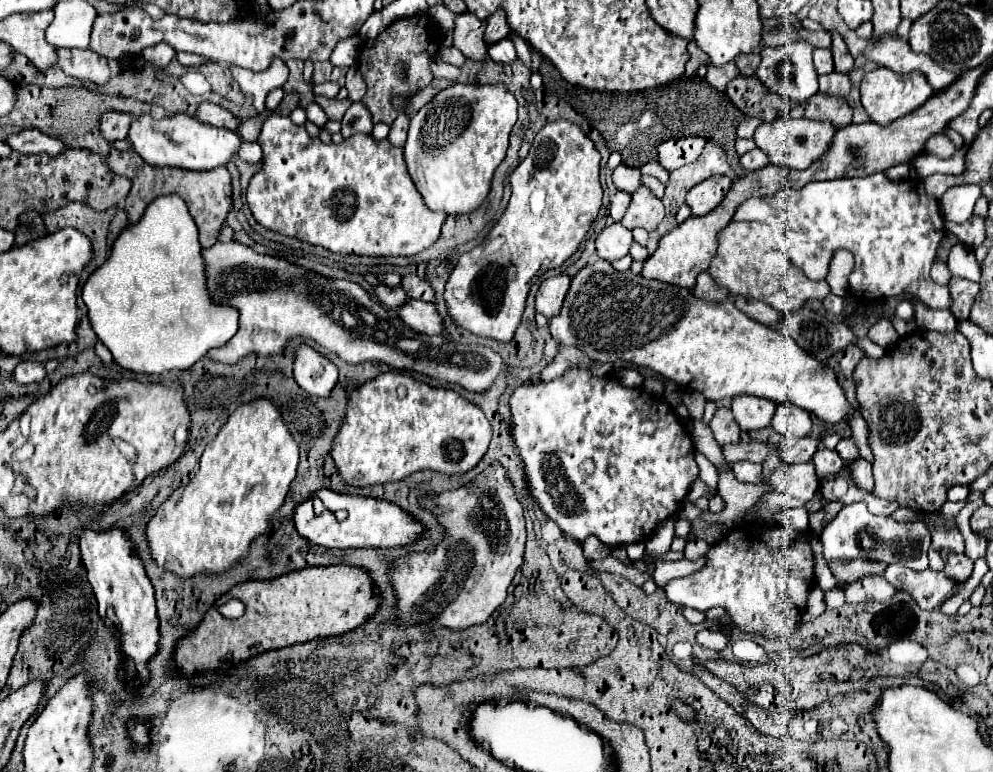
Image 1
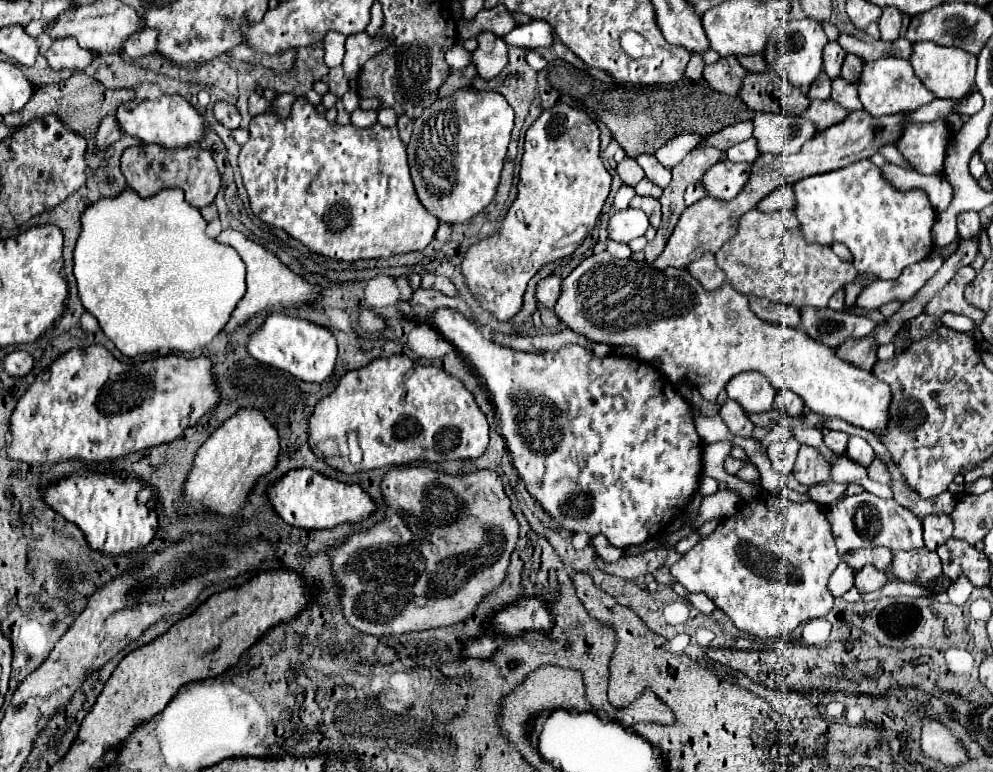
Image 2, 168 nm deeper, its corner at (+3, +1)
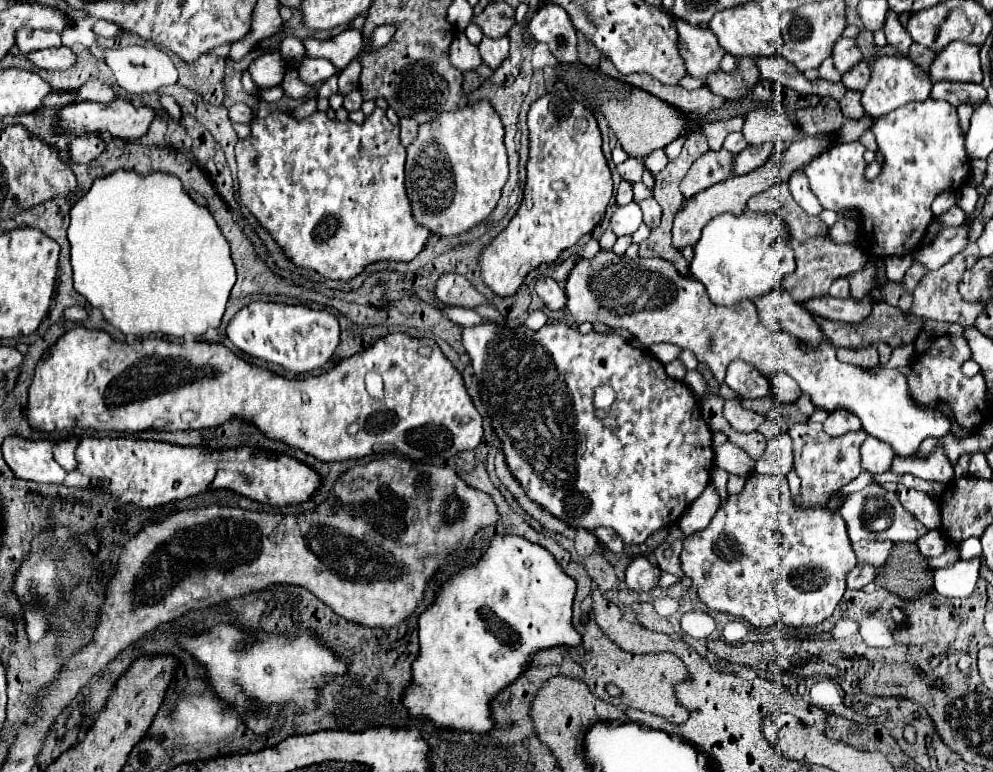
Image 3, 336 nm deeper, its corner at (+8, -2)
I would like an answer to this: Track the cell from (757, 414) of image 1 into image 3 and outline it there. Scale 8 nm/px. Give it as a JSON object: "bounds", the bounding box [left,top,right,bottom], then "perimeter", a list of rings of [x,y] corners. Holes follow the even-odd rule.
{"bounds":[725,360,769,400],"perimeter":[[[741,360],[729,364],[725,384],[743,400],[769,396],[769,380],[757,368]]]}

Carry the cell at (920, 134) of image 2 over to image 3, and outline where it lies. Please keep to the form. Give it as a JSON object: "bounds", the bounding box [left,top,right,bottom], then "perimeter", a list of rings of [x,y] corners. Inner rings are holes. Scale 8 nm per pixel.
{"bounds":[803,98,969,256],"perimeter":[[[927,98],[923,102],[911,102],[905,104],[903,108],[897,108],[895,112],[889,112],[877,119],[873,123],[872,132],[876,137],[878,148],[882,152],[886,161],[881,176],[875,180],[865,178],[865,160],[863,160],[863,146],[859,142],[849,142],[849,144],[839,144],[827,150],[823,156],[817,156],[803,172],[809,180],[811,192],[819,198],[821,206],[825,210],[833,212],[857,212],[865,220],[873,222],[871,234],[865,234],[865,250],[871,256],[905,256],[909,250],[905,246],[905,240],[913,234],[919,232],[921,236],[925,234],[927,226],[933,220],[931,204],[935,196],[943,190],[955,190],[961,184],[965,184],[969,176],[969,160],[965,152],[965,140],[963,140],[963,130],[959,128],[957,122],[957,112],[955,106],[947,102],[937,102],[933,98]]]}

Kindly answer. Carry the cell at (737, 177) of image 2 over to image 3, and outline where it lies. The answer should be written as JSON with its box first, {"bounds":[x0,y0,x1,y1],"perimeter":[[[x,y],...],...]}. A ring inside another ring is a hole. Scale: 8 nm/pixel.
{"bounds":[731,144,785,176],"perimeter":[[[763,144],[759,148],[755,146],[747,146],[743,152],[739,152],[735,158],[733,158],[733,172],[731,176],[745,176],[749,172],[753,172],[755,168],[759,168],[771,154],[775,154],[779,148],[783,148],[785,144]]]}

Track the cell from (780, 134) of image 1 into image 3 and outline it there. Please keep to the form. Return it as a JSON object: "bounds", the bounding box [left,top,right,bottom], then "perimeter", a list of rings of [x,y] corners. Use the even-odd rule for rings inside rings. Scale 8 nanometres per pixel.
{"bounds":[743,108,799,146],"perimeter":[[[761,108],[747,114],[743,136],[749,144],[755,144],[755,146],[769,144],[769,142],[791,144],[793,140],[799,138],[799,130],[785,112]]]}

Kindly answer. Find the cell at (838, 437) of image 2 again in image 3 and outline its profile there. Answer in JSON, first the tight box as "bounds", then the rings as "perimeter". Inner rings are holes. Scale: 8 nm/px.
{"bounds":[823,412,859,436],"perimeter":[[[833,412],[829,414],[829,418],[823,422],[823,430],[829,436],[843,436],[847,432],[859,432],[859,420],[855,420],[855,416],[847,414],[847,412]]]}

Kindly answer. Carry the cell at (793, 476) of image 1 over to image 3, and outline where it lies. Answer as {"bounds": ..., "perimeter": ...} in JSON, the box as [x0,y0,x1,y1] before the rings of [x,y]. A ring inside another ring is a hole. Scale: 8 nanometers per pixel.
{"bounds":[789,424,867,508],"perimeter":[[[795,424],[795,428],[789,432],[789,436],[793,438],[795,472],[797,472],[799,480],[801,480],[801,498],[797,500],[797,506],[801,506],[801,508],[823,508],[823,506],[827,506],[831,492],[839,490],[841,486],[849,484],[853,478],[859,476],[859,472],[861,472],[861,466],[859,466],[859,444],[863,442],[863,436],[867,436],[863,430],[861,432],[851,432],[847,436],[839,436],[839,438],[831,440],[831,436],[827,436],[825,432],[815,432],[807,424]]]}

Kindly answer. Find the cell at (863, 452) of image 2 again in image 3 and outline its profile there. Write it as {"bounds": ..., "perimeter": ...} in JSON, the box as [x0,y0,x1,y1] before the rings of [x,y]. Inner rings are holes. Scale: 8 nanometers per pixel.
{"bounds":[861,436,893,474],"perimeter":[[[867,436],[861,444],[861,468],[871,474],[887,472],[893,458],[893,448],[889,444],[883,444],[881,440],[875,440],[873,436]]]}

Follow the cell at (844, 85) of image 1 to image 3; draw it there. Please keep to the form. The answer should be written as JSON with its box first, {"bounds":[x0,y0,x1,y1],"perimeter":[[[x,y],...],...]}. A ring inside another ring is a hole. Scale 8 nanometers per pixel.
{"bounds":[839,90,865,118],"perimeter":[[[847,90],[845,96],[839,100],[839,106],[841,106],[841,112],[843,112],[845,118],[861,118],[861,116],[865,116],[859,98],[861,98],[861,92]]]}

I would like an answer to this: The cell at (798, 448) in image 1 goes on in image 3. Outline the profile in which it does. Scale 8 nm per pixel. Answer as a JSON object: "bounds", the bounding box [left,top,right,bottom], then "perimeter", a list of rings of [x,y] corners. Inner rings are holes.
{"bounds":[755,432,793,476],"perimeter":[[[787,432],[777,434],[767,442],[765,454],[755,464],[755,472],[759,474],[779,474],[787,476],[793,468],[793,454],[791,454],[791,438]]]}

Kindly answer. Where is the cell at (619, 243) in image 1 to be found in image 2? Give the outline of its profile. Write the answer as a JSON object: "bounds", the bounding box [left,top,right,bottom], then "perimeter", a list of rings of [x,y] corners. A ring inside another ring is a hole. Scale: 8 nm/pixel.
{"bounds":[608,209,648,243],"perimeter":[[[624,209],[624,211],[614,211],[608,221],[608,239],[618,241],[618,243],[628,243],[648,229],[648,217],[640,209]]]}

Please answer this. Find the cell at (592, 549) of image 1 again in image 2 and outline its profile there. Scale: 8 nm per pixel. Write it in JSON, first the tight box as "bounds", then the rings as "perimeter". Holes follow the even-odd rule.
{"bounds":[592,535,622,563],"perimeter":[[[604,535],[592,537],[592,545],[596,549],[596,555],[600,555],[608,563],[616,563],[622,557],[622,549],[616,549]]]}

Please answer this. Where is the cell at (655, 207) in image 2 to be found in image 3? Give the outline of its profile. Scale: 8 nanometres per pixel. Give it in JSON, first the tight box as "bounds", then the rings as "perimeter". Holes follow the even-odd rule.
{"bounds":[639,198,661,230],"perimeter":[[[647,198],[647,200],[639,202],[639,208],[643,212],[643,222],[651,230],[655,230],[659,226],[659,220],[661,220],[661,208],[659,208],[659,204],[653,198]]]}

